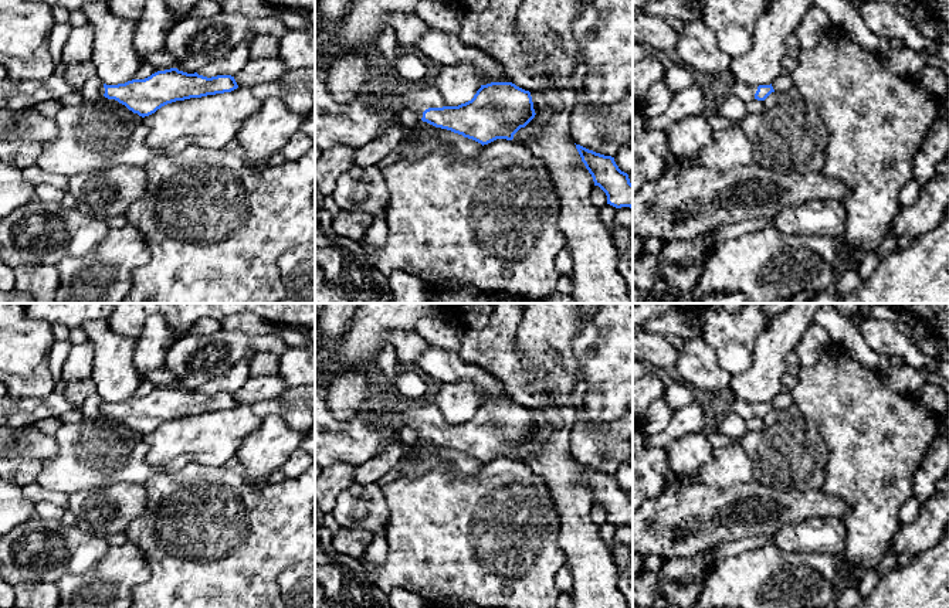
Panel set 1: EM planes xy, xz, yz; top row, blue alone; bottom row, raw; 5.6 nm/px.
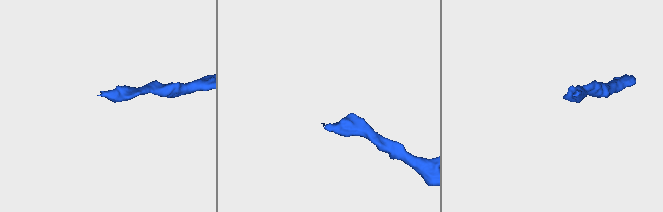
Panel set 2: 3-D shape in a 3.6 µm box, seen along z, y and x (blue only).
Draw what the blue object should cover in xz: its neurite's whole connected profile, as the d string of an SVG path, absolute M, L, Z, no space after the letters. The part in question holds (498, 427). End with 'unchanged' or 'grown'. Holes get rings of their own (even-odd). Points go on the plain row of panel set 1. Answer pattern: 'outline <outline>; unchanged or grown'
outline M315 385L315 465L319 469L338 461L357 466L372 459L389 422L397 417L403 418L397 431L413 428L420 438L482 463L496 456L512 458L536 432L531 410L512 400L481 402L471 418L458 424L445 424L431 404L399 395L379 398L369 410L374 412L372 422L365 420L365 411L346 421L339 420L326 404L325 390Z; grown

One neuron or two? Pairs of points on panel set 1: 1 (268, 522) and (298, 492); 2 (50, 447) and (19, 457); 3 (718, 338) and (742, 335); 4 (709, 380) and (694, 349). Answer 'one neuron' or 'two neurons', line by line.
1: one neuron
2: one neuron
3: one neuron
4: one neuron

